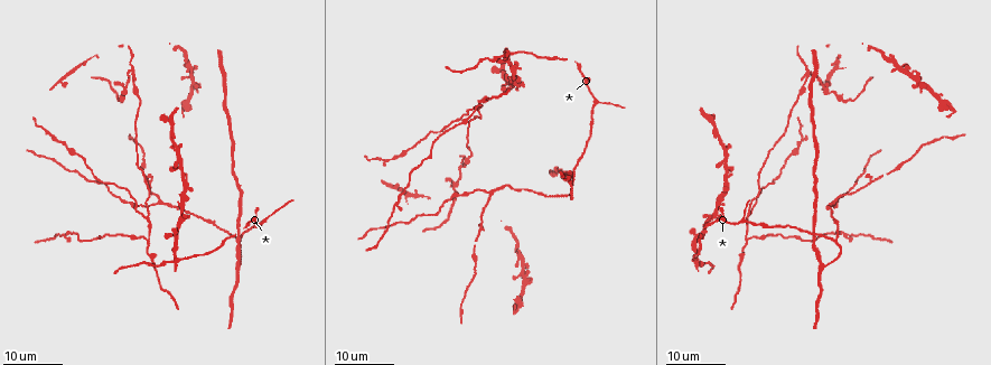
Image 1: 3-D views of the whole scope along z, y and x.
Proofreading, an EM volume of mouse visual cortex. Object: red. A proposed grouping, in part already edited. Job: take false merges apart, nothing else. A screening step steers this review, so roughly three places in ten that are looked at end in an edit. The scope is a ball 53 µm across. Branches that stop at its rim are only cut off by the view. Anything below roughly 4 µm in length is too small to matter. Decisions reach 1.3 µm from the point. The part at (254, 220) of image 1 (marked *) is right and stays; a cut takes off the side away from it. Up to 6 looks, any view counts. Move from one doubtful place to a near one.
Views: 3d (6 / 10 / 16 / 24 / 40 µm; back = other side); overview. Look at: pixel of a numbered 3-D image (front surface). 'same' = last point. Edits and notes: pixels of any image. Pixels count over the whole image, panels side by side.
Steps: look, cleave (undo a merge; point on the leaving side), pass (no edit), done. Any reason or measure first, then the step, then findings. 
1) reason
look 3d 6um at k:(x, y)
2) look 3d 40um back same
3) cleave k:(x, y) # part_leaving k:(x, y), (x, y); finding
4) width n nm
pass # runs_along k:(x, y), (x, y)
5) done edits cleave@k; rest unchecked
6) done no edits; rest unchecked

three arms meet
look 3d 16um at 1:(159, 202)

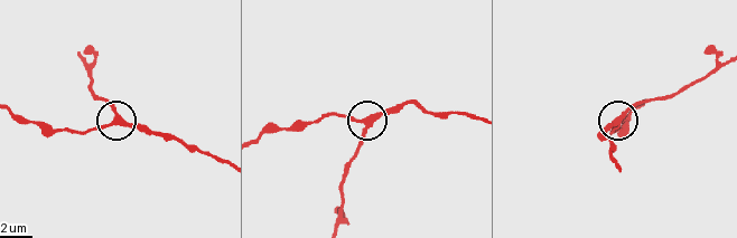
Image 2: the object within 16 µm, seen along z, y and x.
zoom in
look 3d 10um at 2:(367, 123)

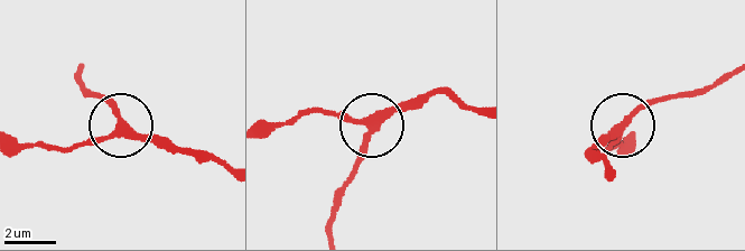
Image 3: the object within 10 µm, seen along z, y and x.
width 270 nm
pass # runs_along 3:(223, 168), (120, 128), (52, 149); continuous, no second neuron

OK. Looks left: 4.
branch point
look 3d 24um at 1:(131, 72)

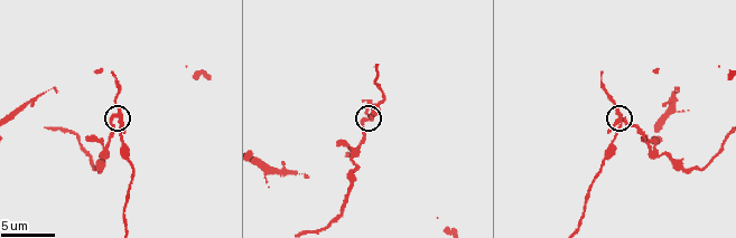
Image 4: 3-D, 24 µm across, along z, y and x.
look 3d 6um at 4:(113, 114)

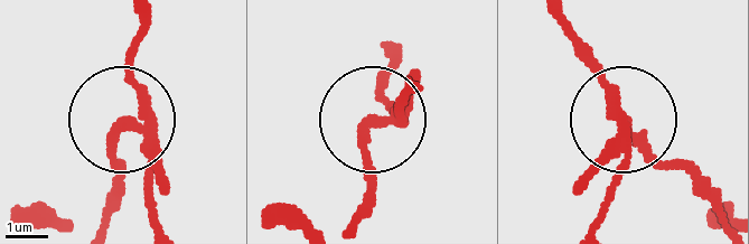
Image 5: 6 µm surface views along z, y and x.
side_arm 17 um
cleave 5:(123, 161) # part_leaving 5:(144, 142), (120, 142), (105, 217); a second neuron is stuck on

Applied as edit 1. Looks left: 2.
three-way junction
look 3d 24um at 1:(145, 217)

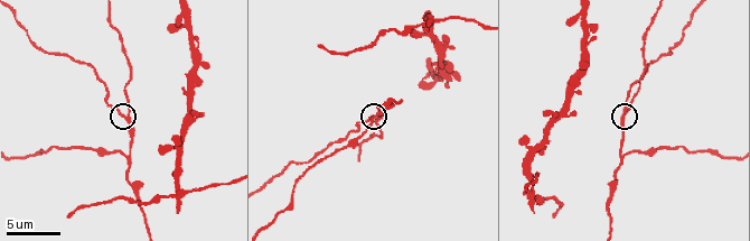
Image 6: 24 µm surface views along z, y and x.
look 3d 6um at 6:(128, 114)

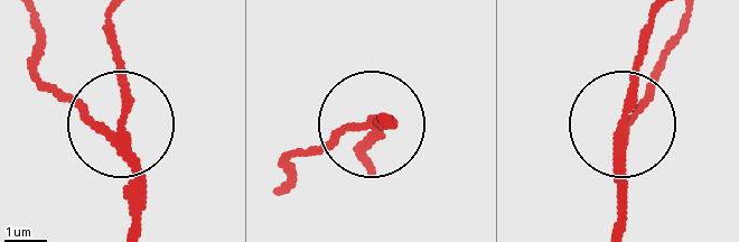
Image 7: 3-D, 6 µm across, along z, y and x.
cleave 7:(86, 122) # part_leaving 7:(128, 164), (39, 71), (31, 18); a second neuron is stuck on

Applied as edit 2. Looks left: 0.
done edits cleave@5, cleave@7; rest unchecked

